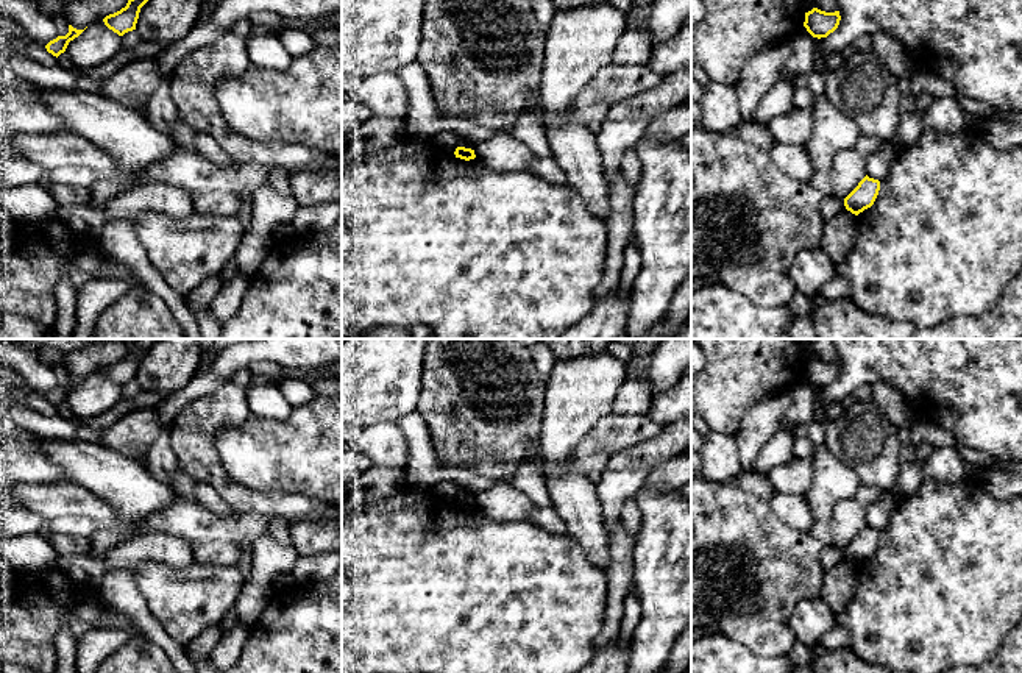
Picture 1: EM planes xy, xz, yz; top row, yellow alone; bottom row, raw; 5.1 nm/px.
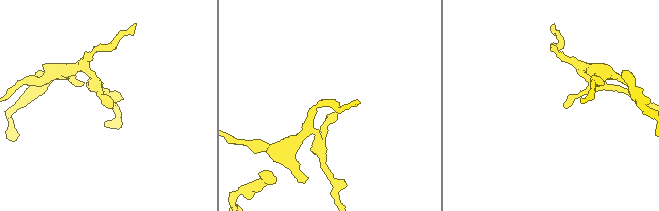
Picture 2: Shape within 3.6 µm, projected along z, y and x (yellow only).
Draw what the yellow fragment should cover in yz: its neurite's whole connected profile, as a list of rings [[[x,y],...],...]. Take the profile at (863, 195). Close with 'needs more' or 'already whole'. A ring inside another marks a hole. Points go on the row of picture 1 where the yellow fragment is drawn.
[[[866,175],[858,183],[858,186],[844,198],[846,209],[858,215],[860,212],[874,205],[878,191],[880,191],[880,181],[869,178]]] | already whole

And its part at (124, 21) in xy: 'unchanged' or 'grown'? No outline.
unchanged

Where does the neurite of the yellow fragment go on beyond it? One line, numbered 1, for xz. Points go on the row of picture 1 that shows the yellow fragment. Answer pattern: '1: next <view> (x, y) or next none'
1: next none

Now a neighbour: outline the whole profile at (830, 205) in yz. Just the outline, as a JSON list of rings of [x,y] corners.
[[[824,195],[821,201],[821,215],[827,222],[844,209],[844,200],[836,195]]]

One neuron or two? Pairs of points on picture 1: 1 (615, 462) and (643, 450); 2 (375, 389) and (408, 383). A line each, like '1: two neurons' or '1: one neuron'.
1: one neuron
2: one neuron

